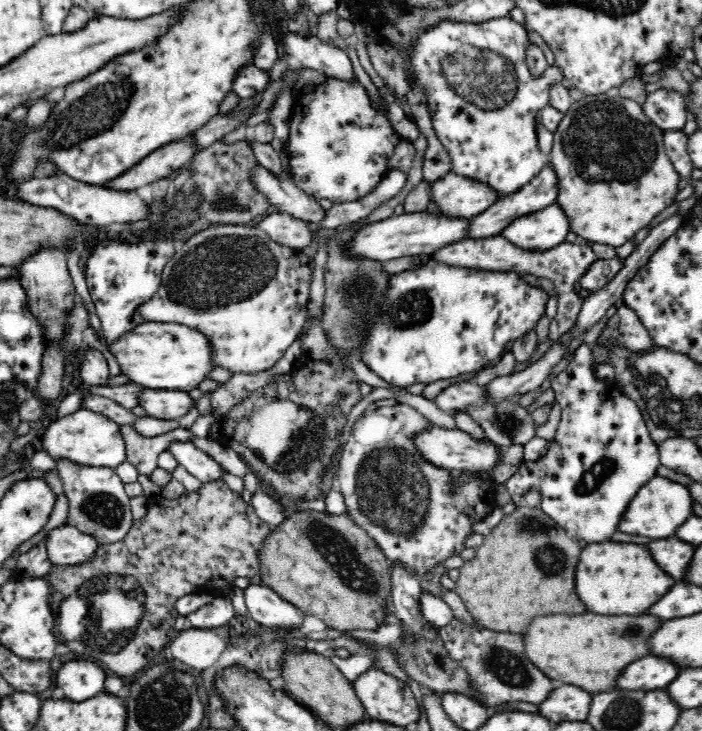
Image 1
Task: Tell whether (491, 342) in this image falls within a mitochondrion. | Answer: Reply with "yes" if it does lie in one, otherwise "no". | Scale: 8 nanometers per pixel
no

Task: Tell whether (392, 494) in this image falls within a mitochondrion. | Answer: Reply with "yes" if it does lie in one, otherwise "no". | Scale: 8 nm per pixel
yes

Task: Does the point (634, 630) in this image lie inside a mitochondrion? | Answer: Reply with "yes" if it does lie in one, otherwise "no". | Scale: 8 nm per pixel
yes

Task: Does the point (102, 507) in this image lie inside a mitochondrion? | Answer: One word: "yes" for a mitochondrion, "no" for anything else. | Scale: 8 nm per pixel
yes

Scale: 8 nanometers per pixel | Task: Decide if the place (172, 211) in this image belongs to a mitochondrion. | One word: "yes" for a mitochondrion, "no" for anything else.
yes

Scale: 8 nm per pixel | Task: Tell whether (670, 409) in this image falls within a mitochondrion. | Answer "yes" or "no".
yes

